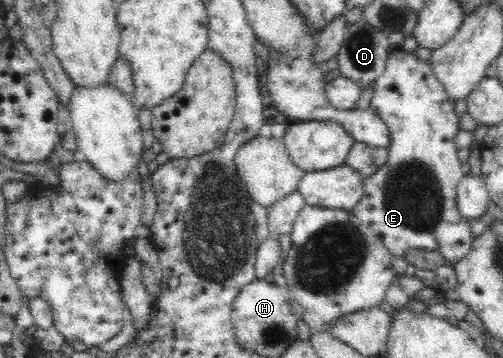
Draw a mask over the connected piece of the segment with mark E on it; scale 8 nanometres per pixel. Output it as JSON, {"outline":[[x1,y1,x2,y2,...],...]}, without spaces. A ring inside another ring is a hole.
{"outline":[[393,48,389,53,388,58,386,60,384,72,375,78,375,87,372,98,369,102,369,107,376,113,380,120,387,126,389,132,389,142,388,144,388,158,384,165,378,167,378,170,372,174,372,176,366,176,363,178,363,196,360,198,360,201,356,203,354,208,350,211,356,219,364,224,364,226,370,228,370,231,379,237,379,239,384,243,384,246,389,250,389,253,392,257,392,268,394,269,395,276,417,276,422,279,422,283,424,287,430,287,434,289,435,292,443,295,445,291,449,289,456,289,458,284,458,280,456,278,455,272,450,265,444,265,434,269,423,269,418,268,415,265,412,265,408,259,406,259,406,254,410,252,410,250,436,250,446,258,446,260,450,260,451,264,454,264,456,261,459,261,461,258,464,258,472,250,472,243,474,238,470,235,472,232,470,231,469,220,462,217,462,214,459,212,457,205,457,194,456,188,460,183,460,180,465,176,464,172,461,170,460,158,458,158,459,146,456,145,456,136,459,134,459,118,458,113,456,113,456,101,452,100,452,97,448,96,446,93,446,89,444,89,444,85,440,83,438,77,436,77,436,73,434,73,434,69,432,69,432,65,429,61,425,61,420,59,415,52,406,51,403,48]]}

